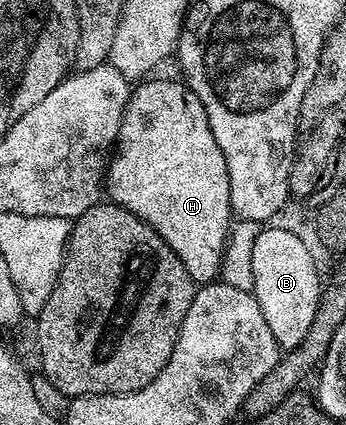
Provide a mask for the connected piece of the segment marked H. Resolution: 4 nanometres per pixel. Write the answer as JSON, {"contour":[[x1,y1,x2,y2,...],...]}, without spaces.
{"contour":[[150,77,132,87,115,149,107,163,103,186,108,201,142,218,169,245,171,252,183,260,183,268,187,268,194,283,208,284,221,273,221,261,231,229,227,164,223,160,223,152,219,152,219,144,215,144,215,136,199,96,195,96,195,92,191,92,191,88,176,77,157,77]]}

